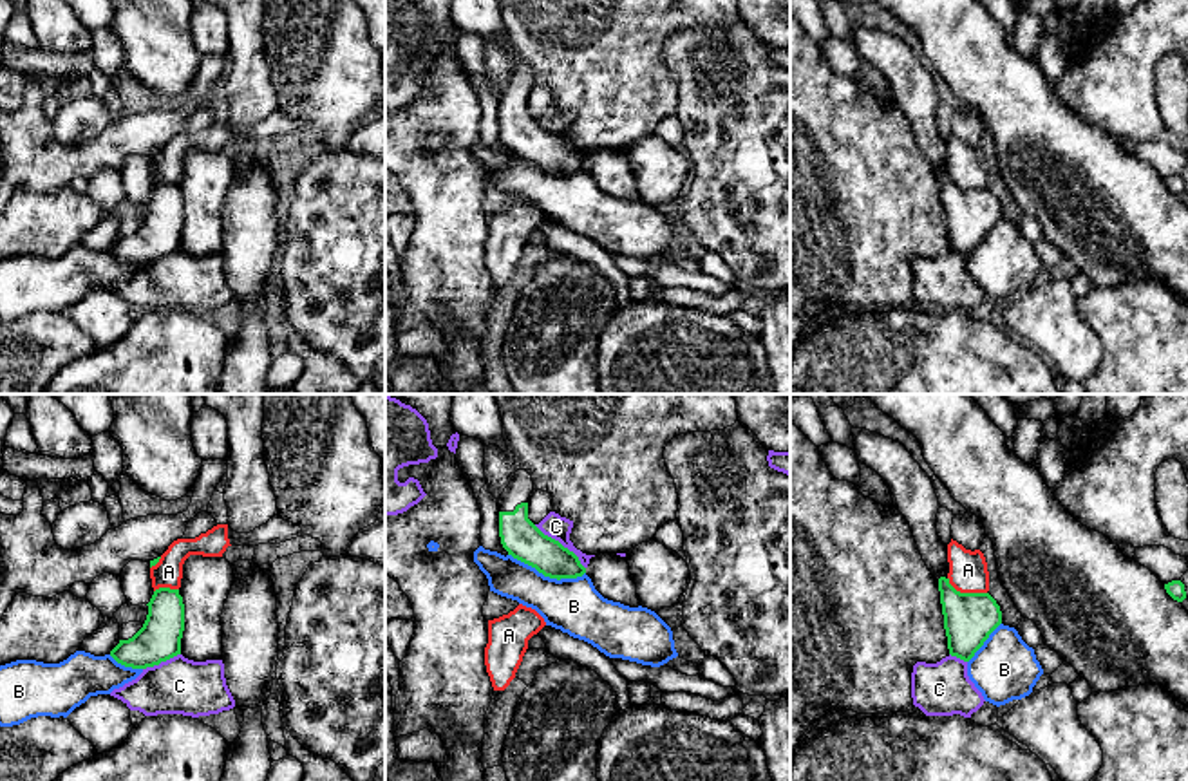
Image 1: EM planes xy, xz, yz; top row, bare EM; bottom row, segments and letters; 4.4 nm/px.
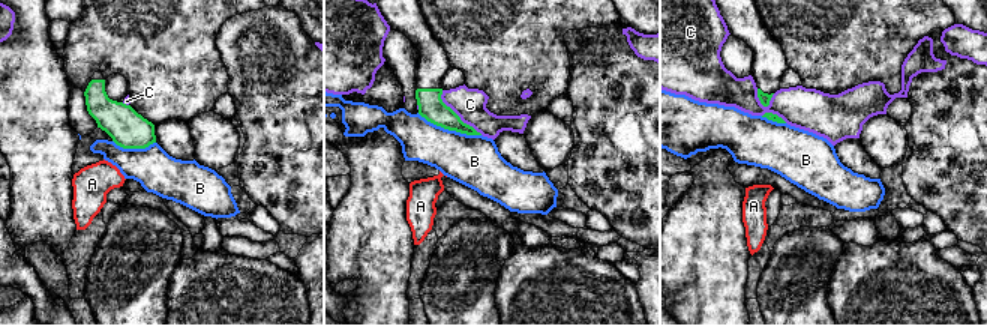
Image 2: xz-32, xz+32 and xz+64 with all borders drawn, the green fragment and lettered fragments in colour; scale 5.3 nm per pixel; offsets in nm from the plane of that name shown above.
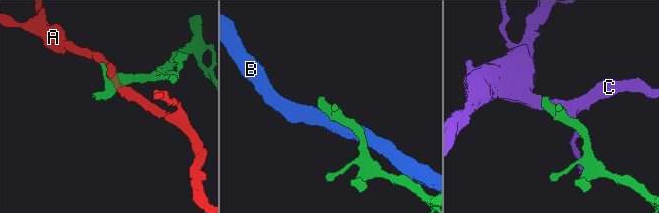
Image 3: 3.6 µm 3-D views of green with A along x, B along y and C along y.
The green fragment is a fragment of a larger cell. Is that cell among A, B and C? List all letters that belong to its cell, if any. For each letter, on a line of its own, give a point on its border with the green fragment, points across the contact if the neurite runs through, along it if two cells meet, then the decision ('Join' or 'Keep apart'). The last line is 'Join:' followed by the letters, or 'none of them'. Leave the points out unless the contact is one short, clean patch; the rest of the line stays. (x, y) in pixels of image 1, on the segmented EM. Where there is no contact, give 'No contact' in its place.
A: Touches green at yz (966, 593). Keep apart
B: Touches green at xz (546, 575). Keep apart
C: Touches green at xz (559, 543). Boundary: xz (534, 525), (566, 546), (584, 568). Keep apart
Join: none of them

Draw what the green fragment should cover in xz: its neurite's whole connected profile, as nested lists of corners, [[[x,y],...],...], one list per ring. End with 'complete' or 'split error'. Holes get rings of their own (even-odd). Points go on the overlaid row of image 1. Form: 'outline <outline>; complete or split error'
outline [[[517,470],[499,499],[499,537],[514,559],[535,568],[550,579],[577,579],[586,573],[579,557],[559,541],[544,535],[528,519],[528,497],[533,492],[532,475]]]; split error

